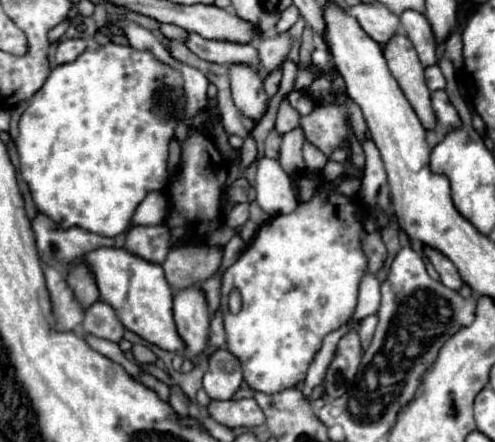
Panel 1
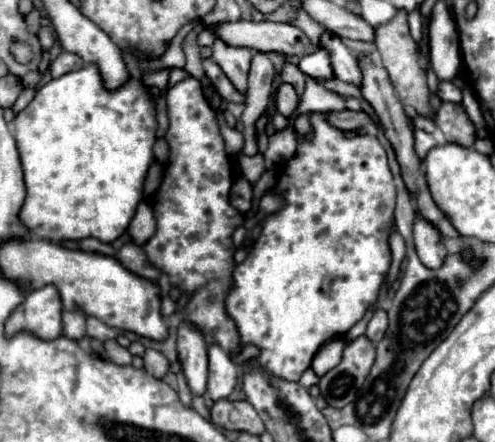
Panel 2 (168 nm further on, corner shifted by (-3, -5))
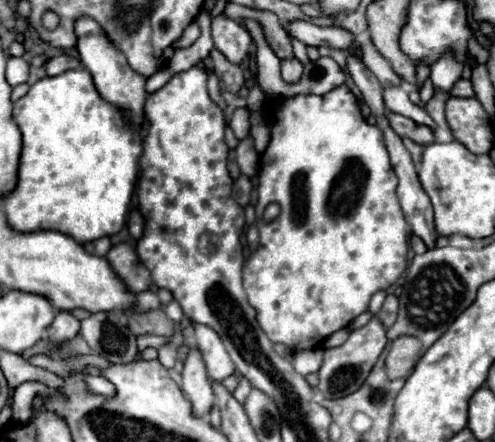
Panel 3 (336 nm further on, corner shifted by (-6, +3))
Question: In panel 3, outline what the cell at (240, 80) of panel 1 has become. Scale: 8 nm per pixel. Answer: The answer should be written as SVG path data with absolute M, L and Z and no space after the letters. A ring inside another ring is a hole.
M224 14L212 20L212 40L216 40L216 48L232 60L232 64L242 64L250 56L252 38L248 30Z

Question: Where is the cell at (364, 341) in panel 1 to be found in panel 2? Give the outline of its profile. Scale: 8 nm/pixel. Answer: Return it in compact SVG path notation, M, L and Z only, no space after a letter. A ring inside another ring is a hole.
M379 308L373 314L373 318L369 320L369 326L367 326L365 336L369 336L369 340L373 340L377 344L385 336L385 332L387 332L387 312Z

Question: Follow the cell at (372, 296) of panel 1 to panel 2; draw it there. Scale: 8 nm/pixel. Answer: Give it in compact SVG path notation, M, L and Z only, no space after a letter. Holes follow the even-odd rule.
M341 338L329 340L325 346L321 346L321 350L317 352L317 356L313 358L313 364L311 364L311 368L315 370L315 374L323 376L331 368L335 368L341 362L343 348L345 348L345 344L343 344Z

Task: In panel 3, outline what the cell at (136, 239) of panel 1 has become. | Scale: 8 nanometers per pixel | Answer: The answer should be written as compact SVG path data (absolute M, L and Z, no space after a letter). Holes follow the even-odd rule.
M122 242L118 246L112 246L110 252L106 254L108 262L112 264L112 268L116 270L116 274L128 284L128 288L136 294L144 292L150 288L152 284L152 276L148 272L148 268L144 268L144 264L140 264L136 250Z

